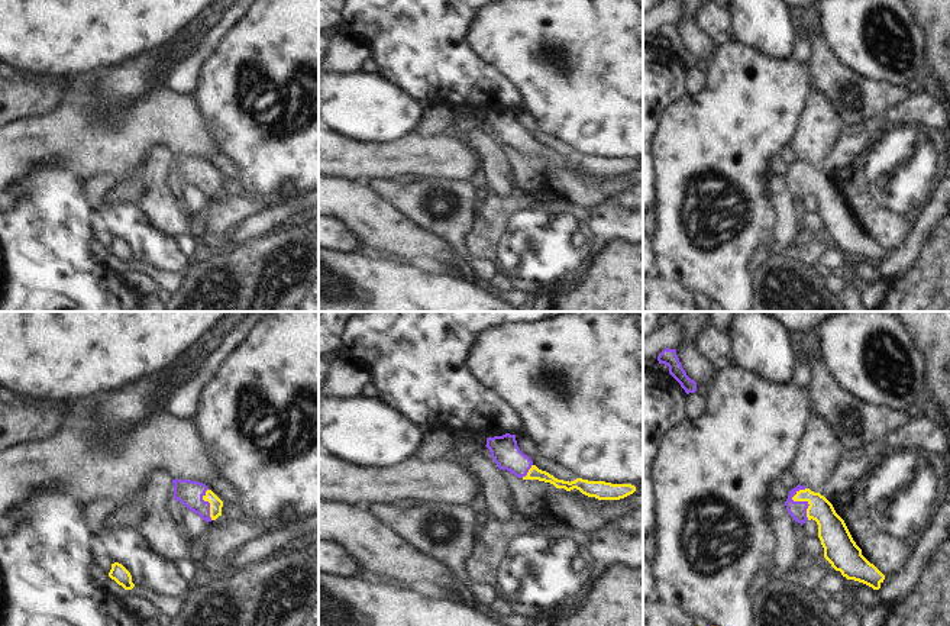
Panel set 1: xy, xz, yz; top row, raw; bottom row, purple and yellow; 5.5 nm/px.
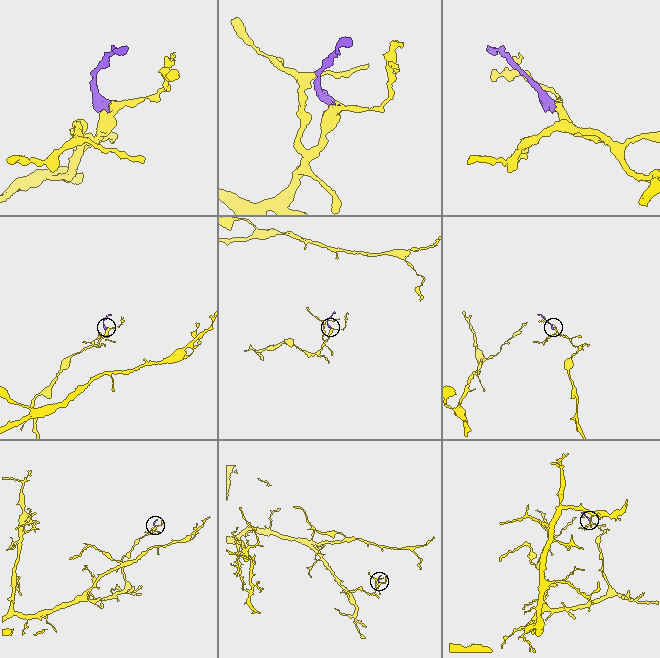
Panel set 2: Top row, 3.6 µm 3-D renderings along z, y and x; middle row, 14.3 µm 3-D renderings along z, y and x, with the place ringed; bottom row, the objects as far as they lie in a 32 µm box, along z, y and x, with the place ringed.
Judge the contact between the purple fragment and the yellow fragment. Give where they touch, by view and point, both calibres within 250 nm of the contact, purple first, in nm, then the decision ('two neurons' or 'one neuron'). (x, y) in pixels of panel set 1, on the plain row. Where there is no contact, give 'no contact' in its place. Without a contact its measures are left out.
yz (801, 177) | 100/160 nm | one neuron

